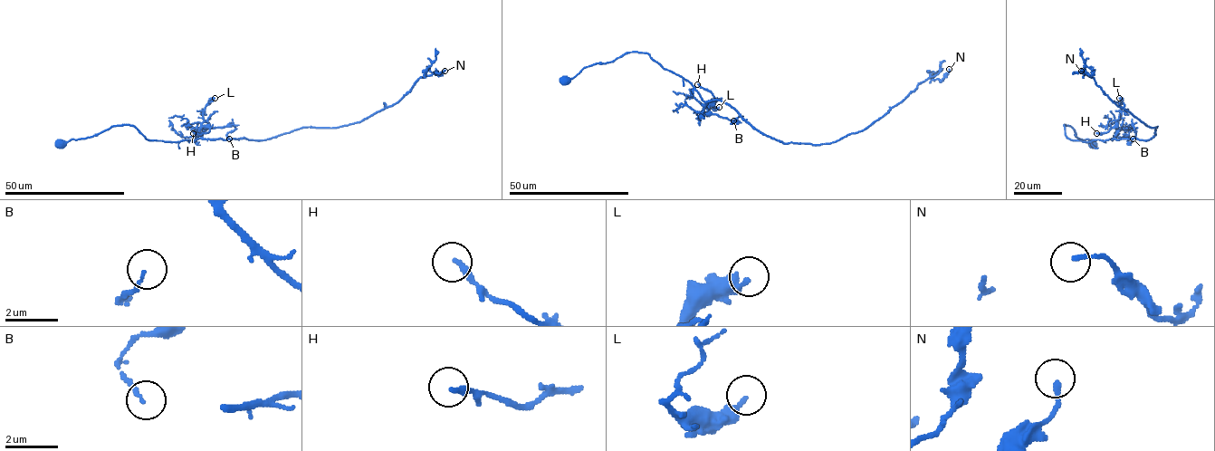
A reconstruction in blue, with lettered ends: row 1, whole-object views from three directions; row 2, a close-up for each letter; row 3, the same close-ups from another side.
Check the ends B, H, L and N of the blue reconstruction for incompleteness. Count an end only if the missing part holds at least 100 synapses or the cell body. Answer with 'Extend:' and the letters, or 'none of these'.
Extend: none of these

